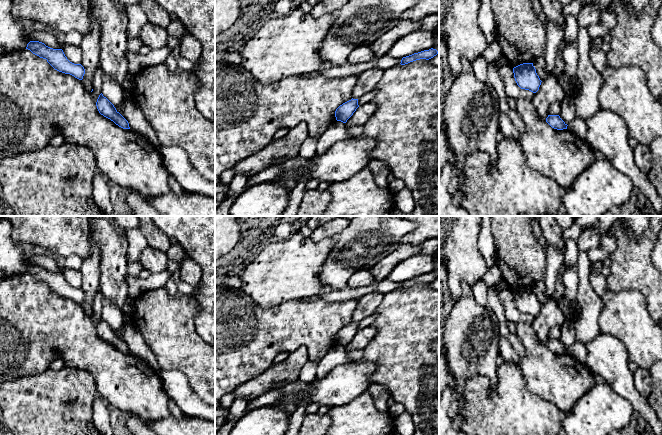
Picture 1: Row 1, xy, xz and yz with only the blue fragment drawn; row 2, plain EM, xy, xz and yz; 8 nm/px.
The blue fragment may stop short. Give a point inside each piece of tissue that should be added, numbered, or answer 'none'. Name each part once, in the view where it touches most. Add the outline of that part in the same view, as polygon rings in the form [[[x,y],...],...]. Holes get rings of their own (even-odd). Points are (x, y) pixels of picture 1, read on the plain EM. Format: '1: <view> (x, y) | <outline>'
none

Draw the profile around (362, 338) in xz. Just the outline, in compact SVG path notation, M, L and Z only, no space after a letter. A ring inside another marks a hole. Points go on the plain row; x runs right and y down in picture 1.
M369 326L359 330L345 347L347 350L364 349L376 333L375 328Z

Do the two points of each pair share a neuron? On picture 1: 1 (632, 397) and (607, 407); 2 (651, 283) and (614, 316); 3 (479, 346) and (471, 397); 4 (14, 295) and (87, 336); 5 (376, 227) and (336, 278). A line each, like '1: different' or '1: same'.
1: different
2: different
3: different
4: same
5: same

